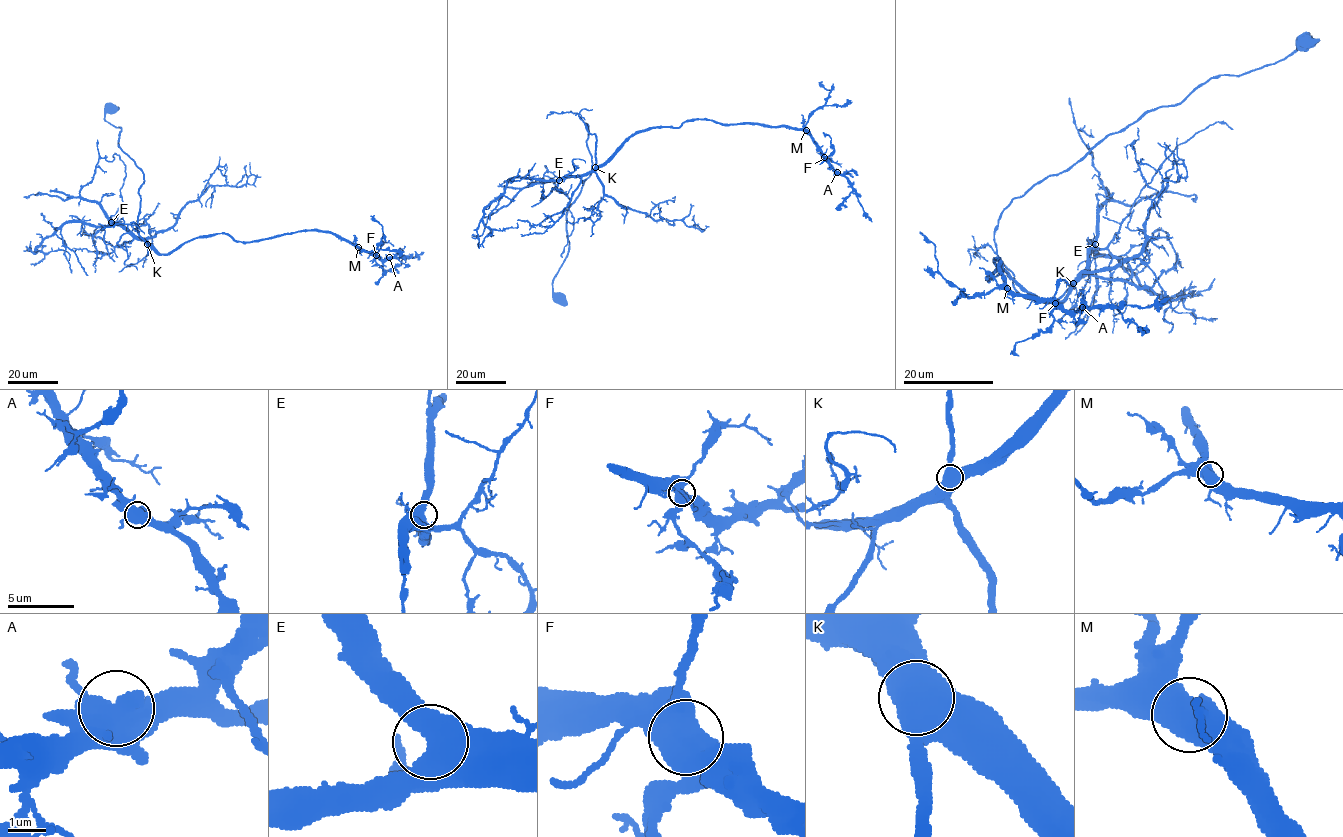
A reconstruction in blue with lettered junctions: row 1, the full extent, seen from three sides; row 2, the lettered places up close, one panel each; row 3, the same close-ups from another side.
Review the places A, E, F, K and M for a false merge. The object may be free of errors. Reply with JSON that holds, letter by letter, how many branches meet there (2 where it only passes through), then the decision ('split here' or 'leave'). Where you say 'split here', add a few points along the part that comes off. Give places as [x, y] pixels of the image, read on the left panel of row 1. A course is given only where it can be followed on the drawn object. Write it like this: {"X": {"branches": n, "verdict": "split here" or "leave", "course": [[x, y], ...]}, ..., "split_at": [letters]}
{"A": {"branches": 2, "verdict": "leave"}, "E": {"branches": 2, "verdict": "leave"}, "F": {"branches": 2, "verdict": "leave"}, "K": {"branches": 2, "verdict": "leave"}, "M": {"branches": 2, "verdict": "leave"}, "split_at": []}

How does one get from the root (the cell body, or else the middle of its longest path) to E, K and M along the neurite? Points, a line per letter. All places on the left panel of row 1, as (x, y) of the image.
E: (110, 108), (104, 119), (120, 128), (119, 147), (143, 174), (137, 233), (147, 255), (143, 240), (111, 222)
K: (110, 108), (104, 119), (120, 128), (119, 147), (143, 174), (137, 233), (147, 255), (147, 244)
M: (110, 108), (104, 119), (143, 174), (147, 255), (217, 233), (258, 242), (319, 230), (358, 247)

